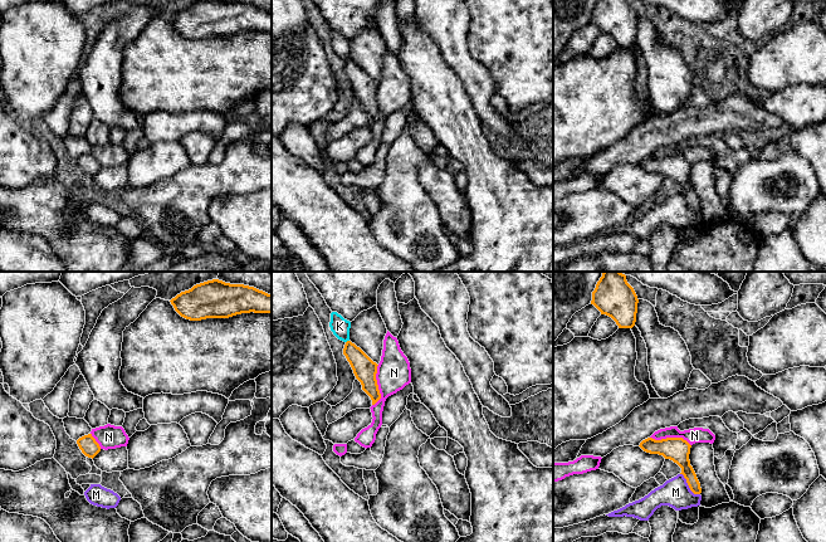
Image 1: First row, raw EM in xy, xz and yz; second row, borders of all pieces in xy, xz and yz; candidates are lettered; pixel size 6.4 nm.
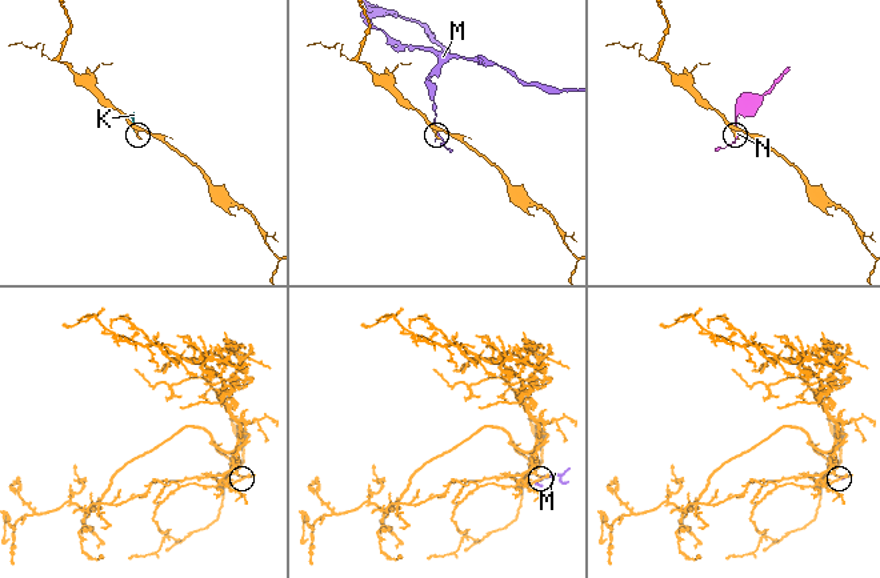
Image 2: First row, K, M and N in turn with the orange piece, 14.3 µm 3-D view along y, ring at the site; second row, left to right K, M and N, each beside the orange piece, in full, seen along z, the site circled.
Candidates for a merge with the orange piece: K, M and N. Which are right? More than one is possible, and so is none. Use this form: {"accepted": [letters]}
{"accepted": []}

